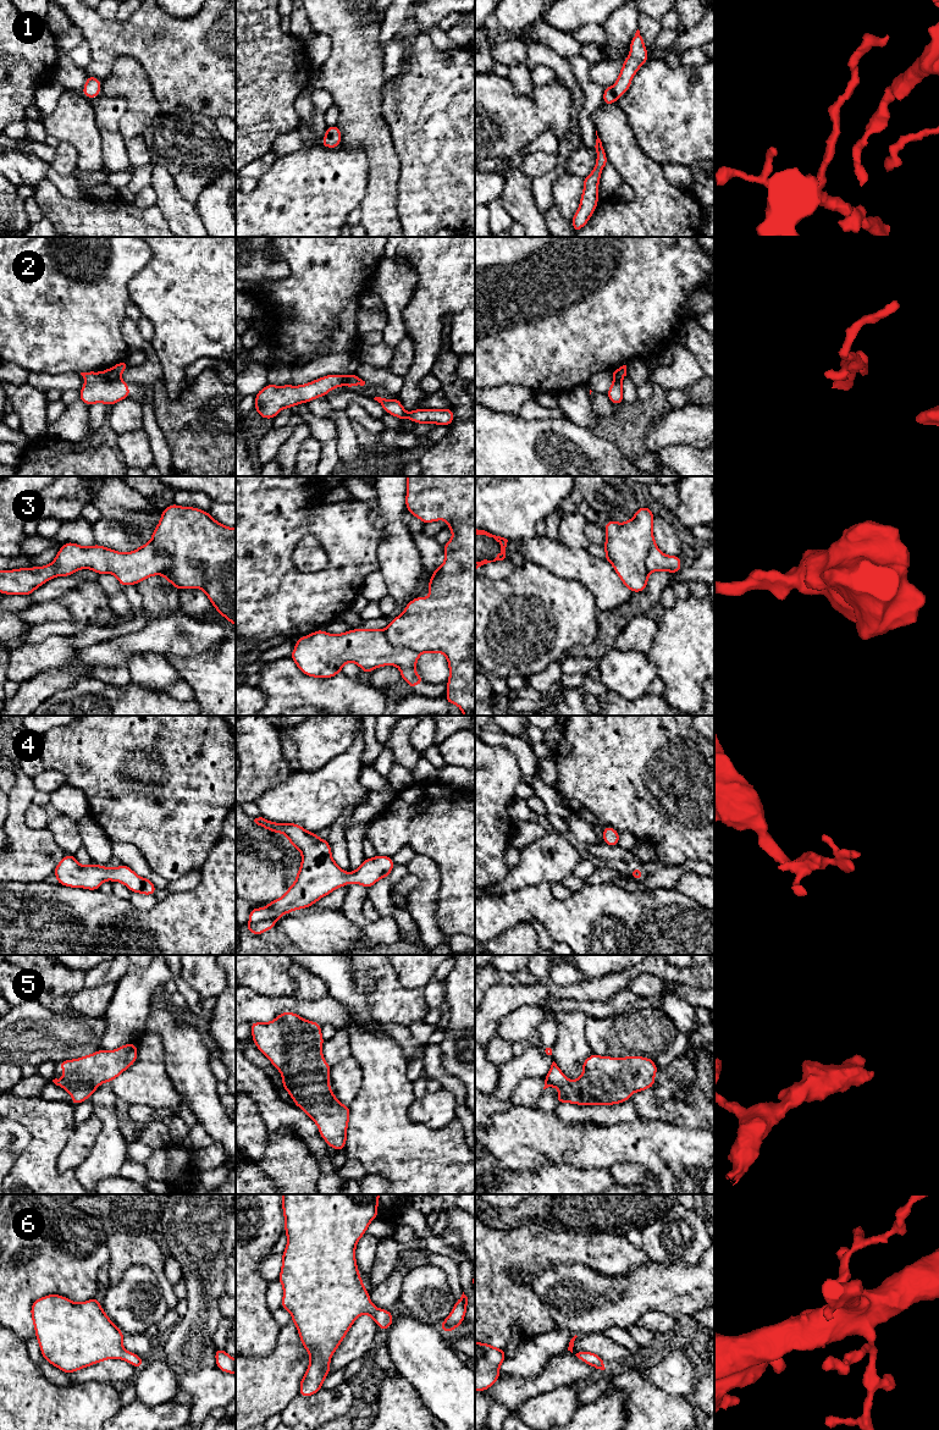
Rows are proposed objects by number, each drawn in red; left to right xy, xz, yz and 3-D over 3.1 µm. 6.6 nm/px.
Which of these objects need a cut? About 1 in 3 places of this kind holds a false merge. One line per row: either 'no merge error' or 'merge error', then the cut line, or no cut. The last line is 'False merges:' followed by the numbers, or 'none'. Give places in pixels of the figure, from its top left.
1: no merge error; no cut
2: merge error; cut in xy along (99, 373), (108, 379), (119, 379)
3: merge error; cut in xy along (150, 541), (169, 557), (170, 568), (166, 572)
4: no merge error; no cut
5: no merge error; no cut
6: no merge error; no cut
False merges: 2, 3

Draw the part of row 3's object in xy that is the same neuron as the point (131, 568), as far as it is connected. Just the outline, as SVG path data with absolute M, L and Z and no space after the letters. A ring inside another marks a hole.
M74 542L61 546L53 563L45 567L0 570L0 593L29 596L56 576L71 576L76 570L92 569L98 575L114 574L122 587L167 572L170 556L158 551L153 542L122 553L105 546L83 547Z

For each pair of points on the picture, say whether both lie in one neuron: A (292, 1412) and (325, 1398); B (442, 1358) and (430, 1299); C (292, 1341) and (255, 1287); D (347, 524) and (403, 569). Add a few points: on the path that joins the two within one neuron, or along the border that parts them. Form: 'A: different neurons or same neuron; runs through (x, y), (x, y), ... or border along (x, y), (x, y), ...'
A: same neuron; runs through (300, 1412), (311, 1412), (316, 1407)
B: different neurons; border along (408, 1314), (437, 1326)
C: different neurons; border along (281, 1326), (277, 1334), (276, 1347), (270, 1353)
D: different neurons; border along (384, 529), (385, 537), (377, 550), (379, 569)

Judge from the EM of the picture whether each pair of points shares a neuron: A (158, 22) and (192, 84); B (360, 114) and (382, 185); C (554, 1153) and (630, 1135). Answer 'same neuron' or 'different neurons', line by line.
A: same neuron
B: same neuron
C: same neuron

